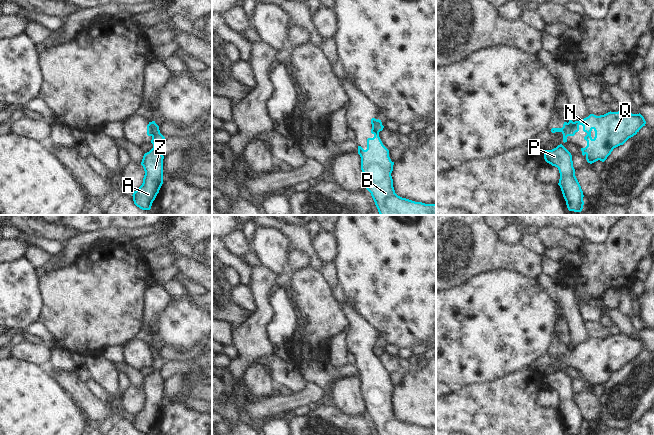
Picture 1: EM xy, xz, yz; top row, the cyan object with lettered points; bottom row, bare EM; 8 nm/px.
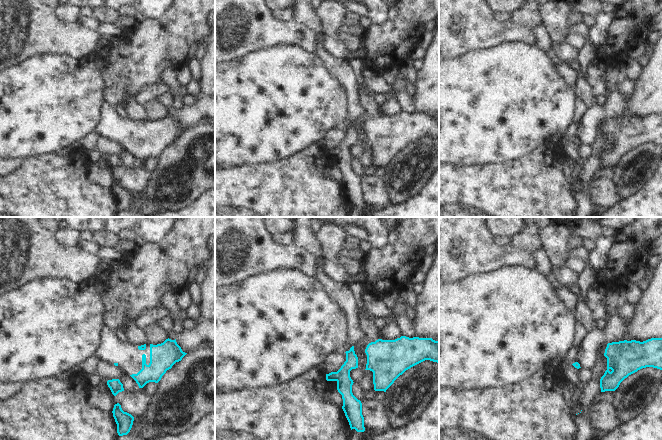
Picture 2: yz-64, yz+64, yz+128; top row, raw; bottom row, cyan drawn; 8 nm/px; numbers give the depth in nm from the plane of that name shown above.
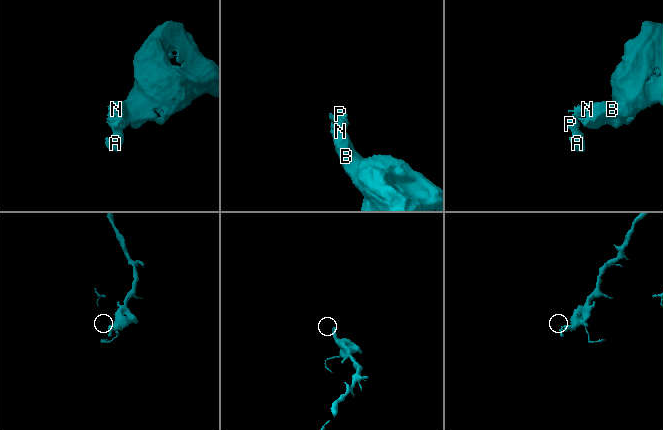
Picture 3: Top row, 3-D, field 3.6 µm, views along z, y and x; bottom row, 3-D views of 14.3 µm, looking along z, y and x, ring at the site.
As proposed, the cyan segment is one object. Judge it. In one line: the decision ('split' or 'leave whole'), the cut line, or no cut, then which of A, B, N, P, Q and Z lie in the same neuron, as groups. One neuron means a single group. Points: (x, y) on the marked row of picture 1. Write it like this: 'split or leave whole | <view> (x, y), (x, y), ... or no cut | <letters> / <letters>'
split | yz (579, 121), (572, 128), (567, 124) | A P Z / B N Q

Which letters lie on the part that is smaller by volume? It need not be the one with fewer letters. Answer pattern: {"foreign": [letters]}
{"foreign": ["A", "P", "Z"]}

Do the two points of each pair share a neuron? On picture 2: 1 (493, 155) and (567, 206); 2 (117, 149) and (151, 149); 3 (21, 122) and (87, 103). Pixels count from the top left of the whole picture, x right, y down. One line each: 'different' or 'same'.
1: different
2: different
3: same

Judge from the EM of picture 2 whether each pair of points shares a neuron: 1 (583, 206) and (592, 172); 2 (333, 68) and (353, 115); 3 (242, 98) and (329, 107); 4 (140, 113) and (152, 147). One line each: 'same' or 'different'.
1: same
2: same
3: same
4: different

